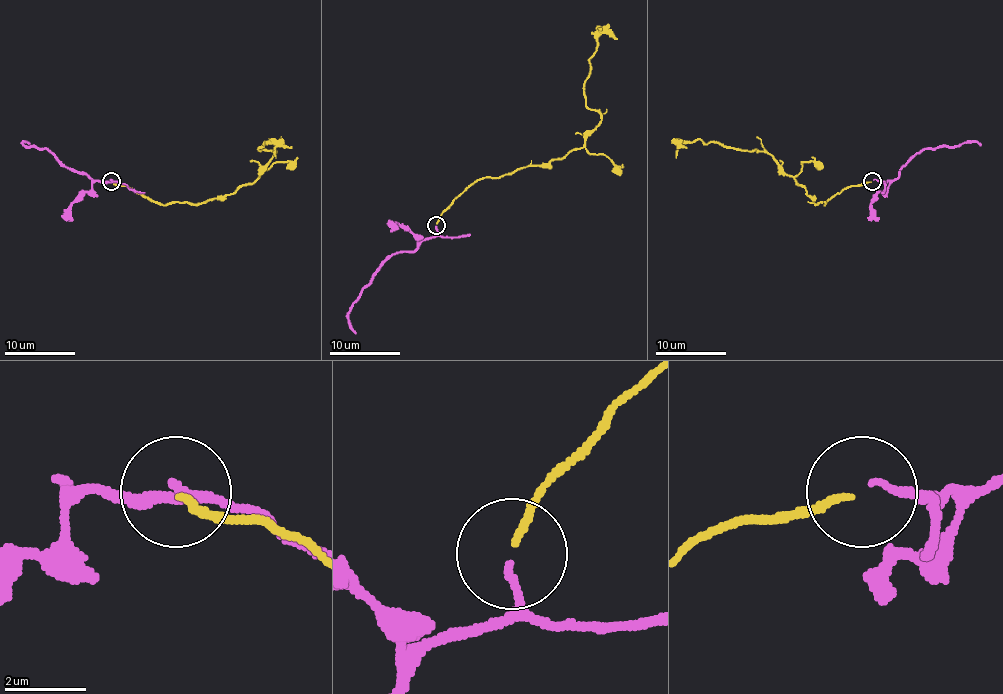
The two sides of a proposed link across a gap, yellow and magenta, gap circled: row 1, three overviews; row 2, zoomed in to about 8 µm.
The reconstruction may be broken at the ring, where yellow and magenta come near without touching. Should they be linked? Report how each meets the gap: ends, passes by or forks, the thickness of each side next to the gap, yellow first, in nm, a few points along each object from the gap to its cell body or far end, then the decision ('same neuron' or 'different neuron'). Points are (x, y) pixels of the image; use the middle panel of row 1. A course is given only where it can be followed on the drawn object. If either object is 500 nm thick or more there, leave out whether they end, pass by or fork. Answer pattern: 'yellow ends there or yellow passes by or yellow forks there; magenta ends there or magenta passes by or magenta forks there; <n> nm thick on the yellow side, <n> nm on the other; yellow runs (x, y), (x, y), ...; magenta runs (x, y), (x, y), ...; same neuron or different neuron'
yellow ends there; magenta ends there; 170 nm thick on the yellow side, 160 nm on the other; yellow runs (437, 224), (485, 178), (580, 149), (601, 121), (586, 105), (591, 55), (603, 32), (617, 39); magenta runs (437, 225), (435, 234), (412, 250), (394, 252), (373, 277), (348, 314), (350, 328), (355, 334); same neuron

